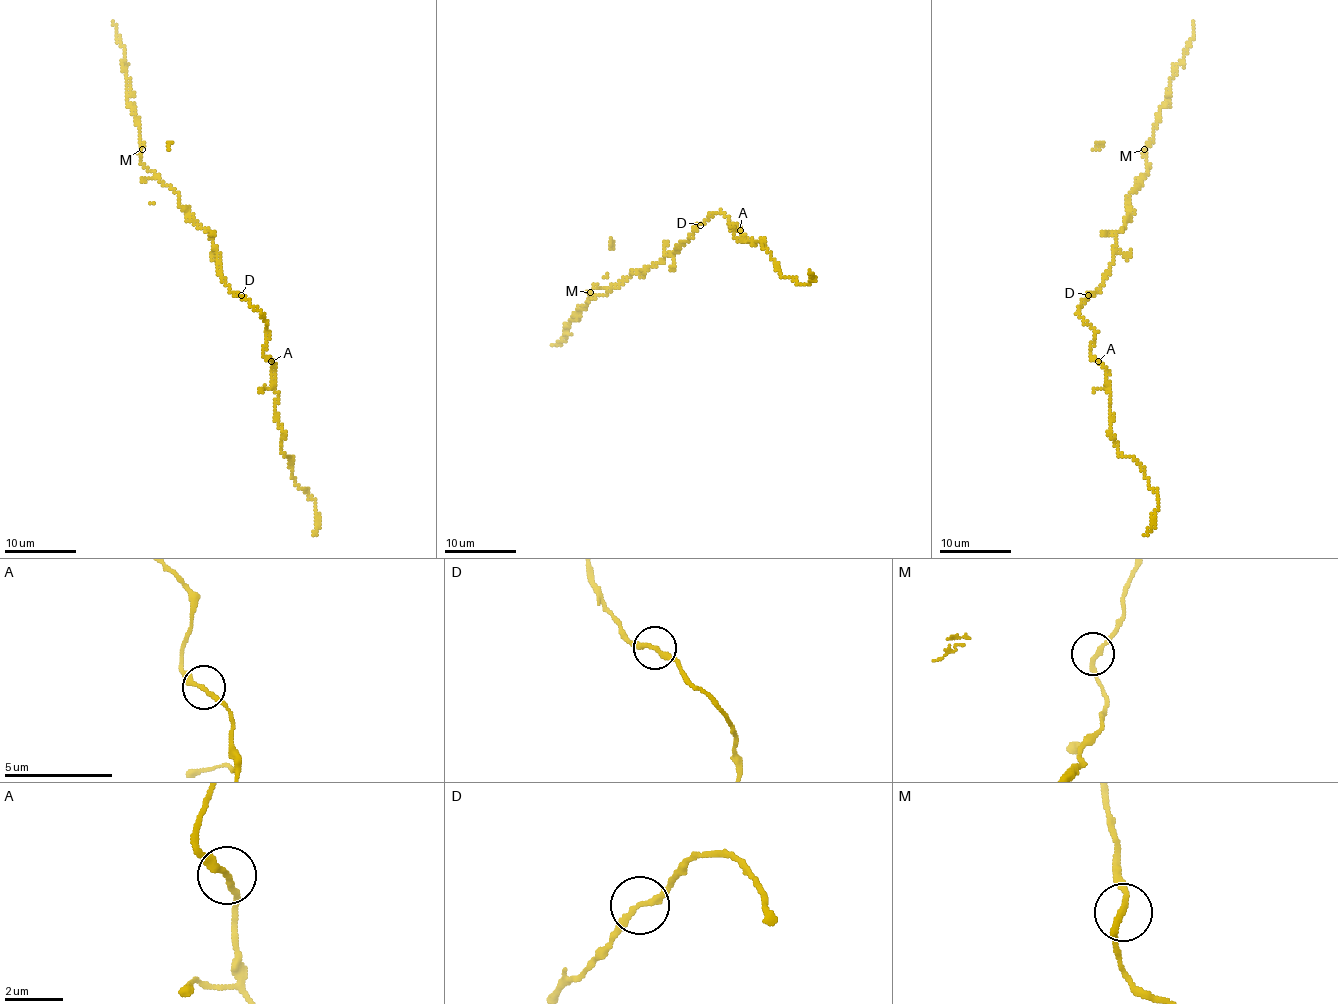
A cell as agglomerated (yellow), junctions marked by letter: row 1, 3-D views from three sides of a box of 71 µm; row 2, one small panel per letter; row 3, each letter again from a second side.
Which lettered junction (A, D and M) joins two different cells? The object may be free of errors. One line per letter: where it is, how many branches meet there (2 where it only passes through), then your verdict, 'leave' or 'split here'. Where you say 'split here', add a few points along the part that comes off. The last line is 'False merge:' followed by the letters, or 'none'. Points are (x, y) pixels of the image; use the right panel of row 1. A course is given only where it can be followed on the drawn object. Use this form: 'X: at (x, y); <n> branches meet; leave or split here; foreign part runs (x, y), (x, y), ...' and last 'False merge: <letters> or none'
A: at (1098, 361); 2 branches meet; leave
D: at (1088, 295); 2 branches meet; leave
M: at (1144, 149); 2 branches meet; leave
False merge: none

